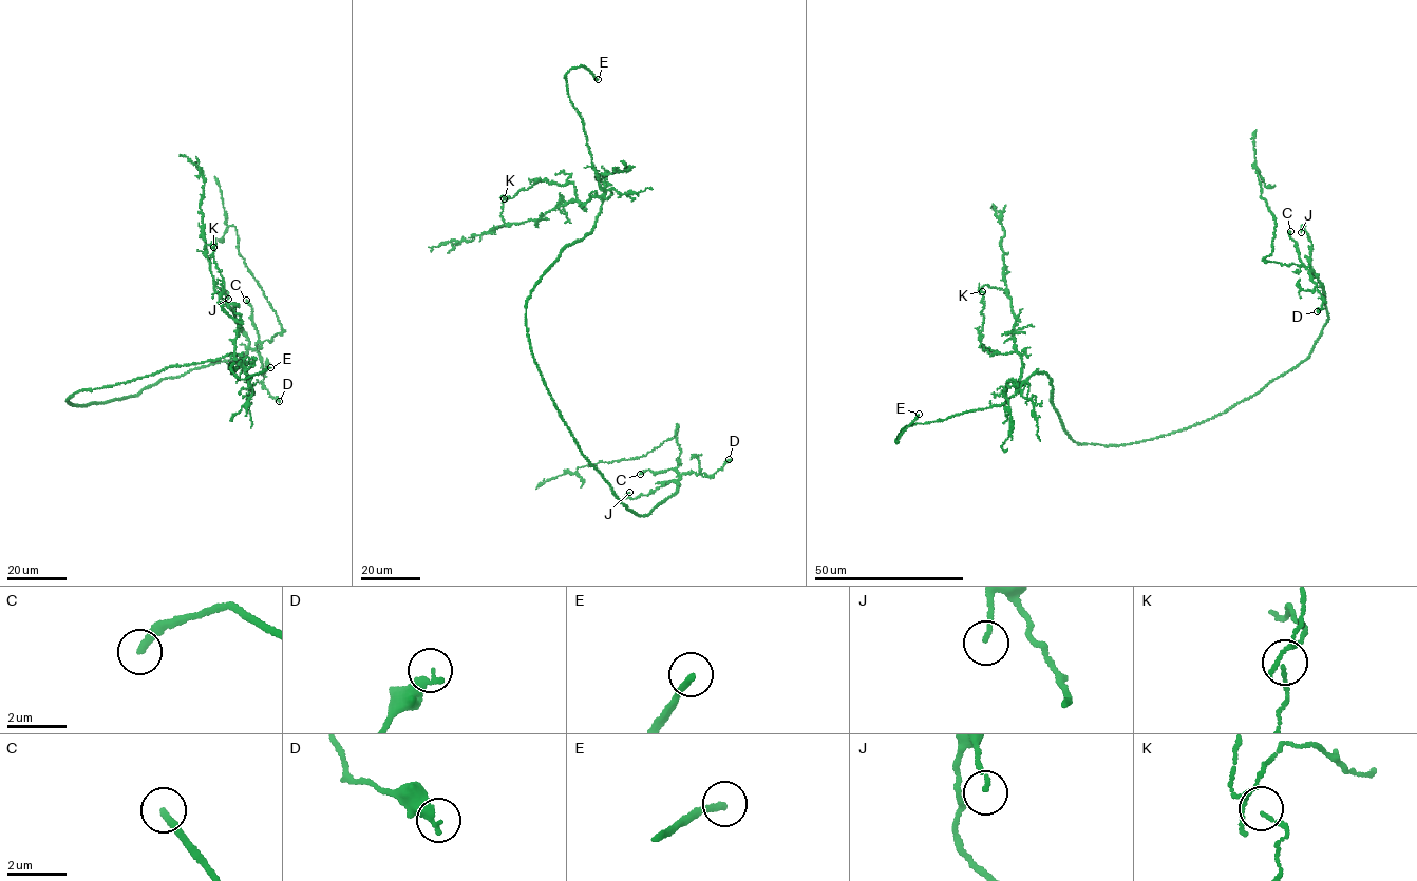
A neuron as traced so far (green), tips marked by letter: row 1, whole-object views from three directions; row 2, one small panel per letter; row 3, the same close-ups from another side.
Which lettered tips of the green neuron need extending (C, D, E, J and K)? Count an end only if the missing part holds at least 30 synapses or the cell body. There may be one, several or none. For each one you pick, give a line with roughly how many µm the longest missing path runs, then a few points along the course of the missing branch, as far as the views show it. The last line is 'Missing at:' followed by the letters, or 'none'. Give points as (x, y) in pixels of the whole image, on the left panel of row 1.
C: about 25 µm are missing; missing branch runs (246, 300), (233, 297), (220, 256), (214, 251)
E: about 10 µm are missing; missing branch runs (270, 367), (287, 369), (293, 376)
Missing at: C, E

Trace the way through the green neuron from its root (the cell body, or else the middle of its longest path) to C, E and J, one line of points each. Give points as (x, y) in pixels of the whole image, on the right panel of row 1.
C: (1187, 427), (1250, 398), (1308, 358), (1321, 336), (1329, 318), (1324, 289), (1317, 276), (1301, 262), (1290, 231)
E: (1187, 427), (1120, 445), (1077, 443), (1065, 432), (1042, 372), (1000, 405), (908, 425), (898, 442), (919, 414)
J: (1187, 427), (1250, 398), (1308, 358), (1329, 318), (1324, 289), (1310, 266), (1311, 242), (1303, 227), (1301, 232)

